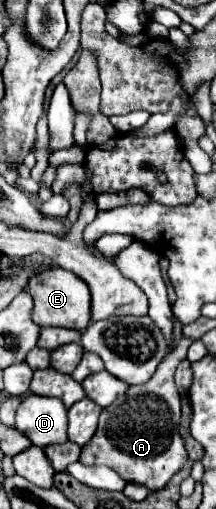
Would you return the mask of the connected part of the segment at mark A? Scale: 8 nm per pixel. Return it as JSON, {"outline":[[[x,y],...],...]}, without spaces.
{"outline":[[[173,350],[159,362],[149,382],[131,386],[111,406],[103,408],[99,428],[91,442],[83,446],[79,462],[111,466],[127,482],[143,484],[151,490],[163,488],[173,478],[173,474],[187,462],[187,448],[179,434],[181,396],[173,382],[173,372],[181,358],[181,352]]]}

